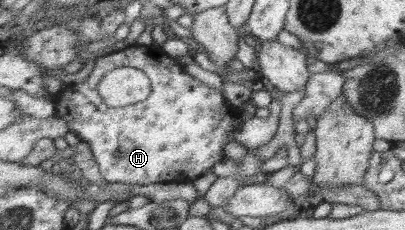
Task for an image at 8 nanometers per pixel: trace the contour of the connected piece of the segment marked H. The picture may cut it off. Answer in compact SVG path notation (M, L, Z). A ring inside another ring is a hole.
M136 44L129 45L120 51L99 57L97 60L95 60L95 63L89 62L89 64L90 65L88 69L90 75L84 82L69 85L66 87L66 89L53 97L53 103L56 106L55 116L65 120L65 123L67 123L69 126L69 130L73 133L76 133L80 139L85 140L86 143L89 144L91 150L93 151L95 160L99 163L102 178L105 181L108 181L110 184L125 183L147 185L157 184L159 182L192 182L196 178L199 178L199 176L201 176L204 172L210 172L211 168L213 168L217 162L221 162L221 160L223 160L223 150L225 150L225 144L229 142L229 138L231 138L230 141L234 141L233 138L235 138L235 132L241 129L243 124L245 124L243 114L240 114L238 110L233 109L233 107L227 104L227 100L225 100L223 97L223 88L217 92L209 88L207 84L199 82L197 78L193 78L191 74L187 74L185 71L185 66L179 65L177 60L167 56L167 54L163 53L163 50L160 48L153 48L152 46L140 46ZM125 65L131 65L134 68L143 70L143 72L149 76L149 79L151 79L152 83L152 93L150 94L150 98L144 102L131 104L131 106L125 106L123 108L114 108L105 104L101 94L99 93L98 87L107 72L113 71Z

